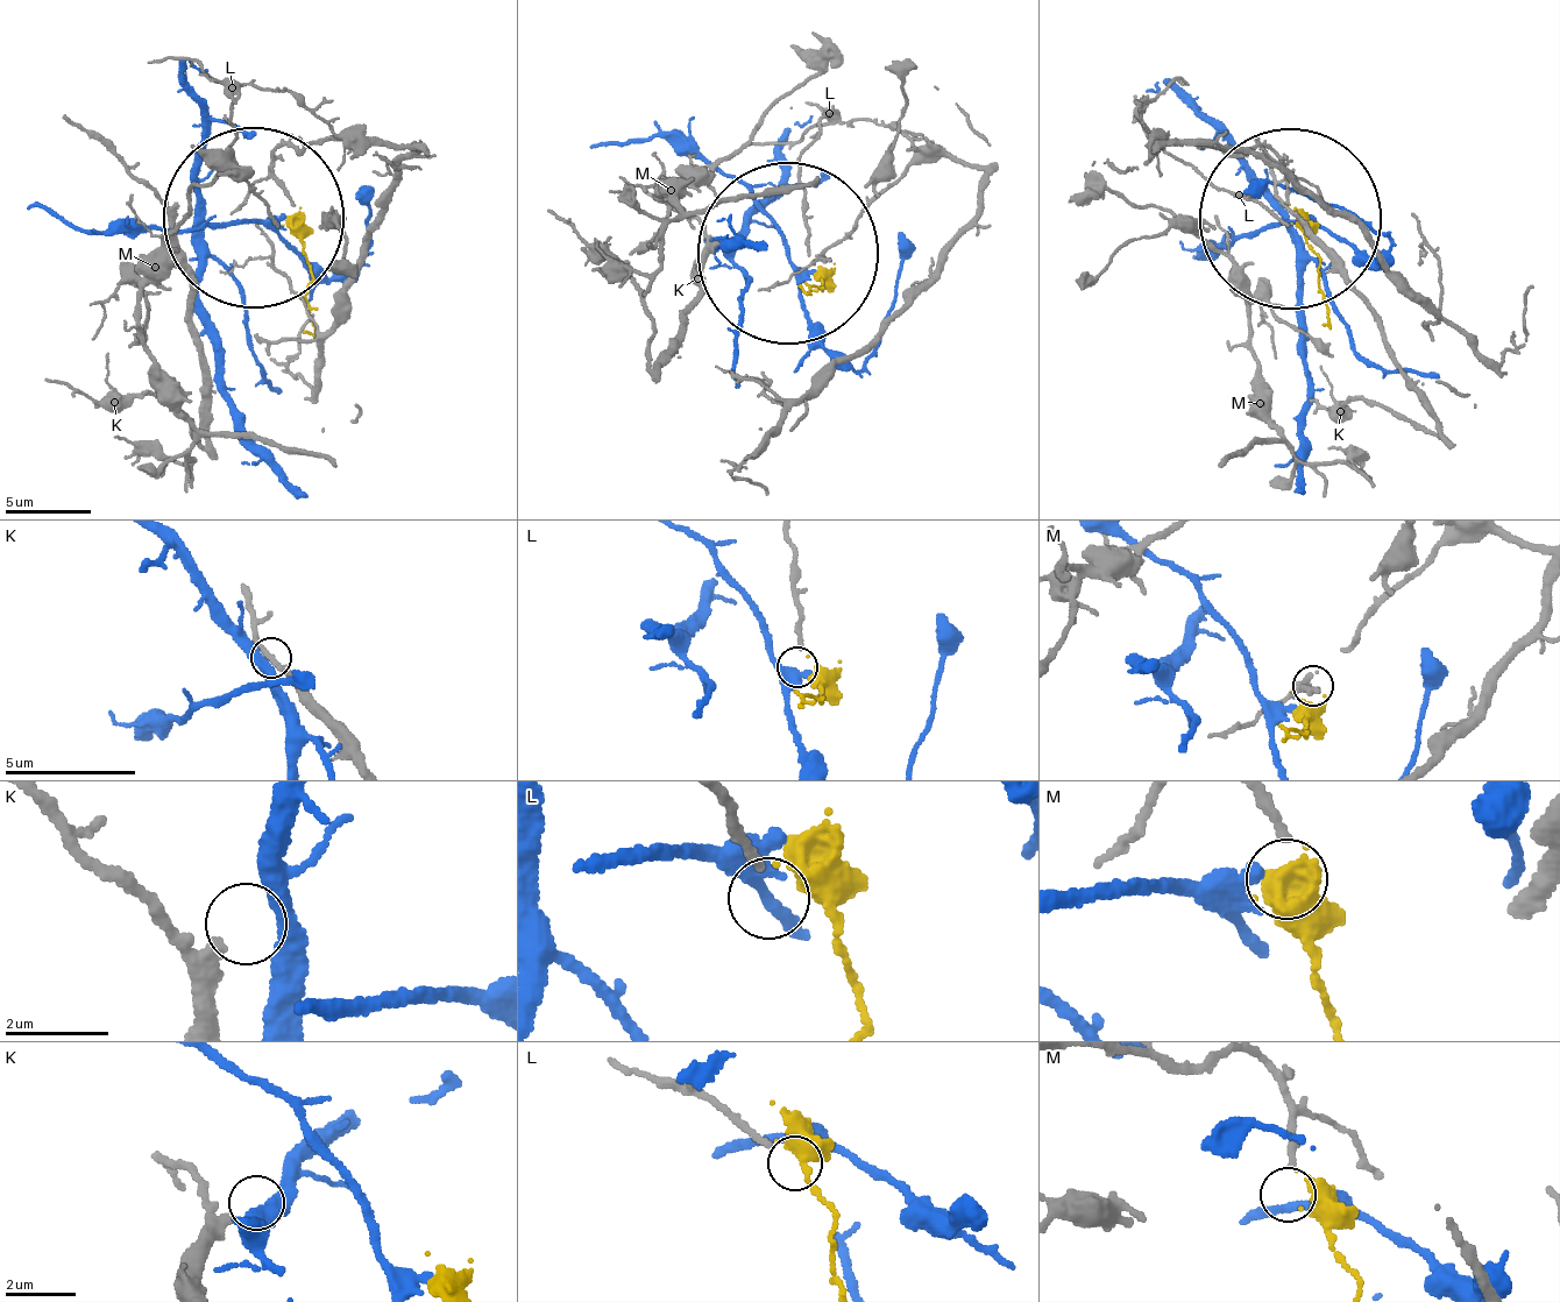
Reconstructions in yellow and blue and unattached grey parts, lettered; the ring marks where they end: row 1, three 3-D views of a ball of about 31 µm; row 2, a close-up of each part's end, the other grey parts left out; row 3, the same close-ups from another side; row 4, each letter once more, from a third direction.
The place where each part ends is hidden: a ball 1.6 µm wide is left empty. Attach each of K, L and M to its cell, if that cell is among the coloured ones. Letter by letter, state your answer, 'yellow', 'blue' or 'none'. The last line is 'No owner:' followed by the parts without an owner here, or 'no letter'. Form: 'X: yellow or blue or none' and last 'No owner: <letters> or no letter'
K: none
L: none
M: yellow
No owner: K, L

